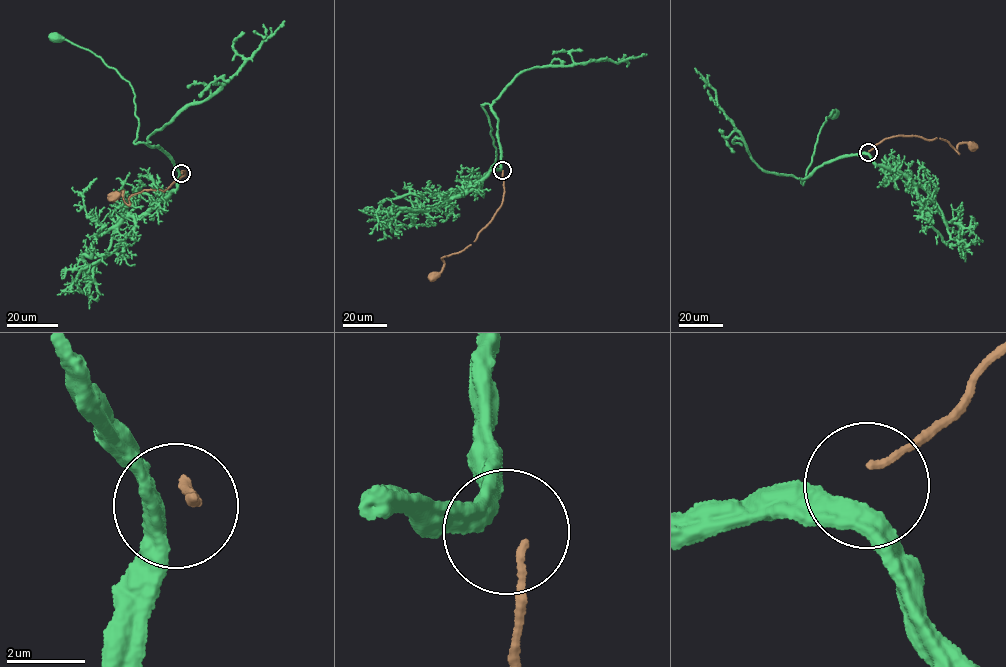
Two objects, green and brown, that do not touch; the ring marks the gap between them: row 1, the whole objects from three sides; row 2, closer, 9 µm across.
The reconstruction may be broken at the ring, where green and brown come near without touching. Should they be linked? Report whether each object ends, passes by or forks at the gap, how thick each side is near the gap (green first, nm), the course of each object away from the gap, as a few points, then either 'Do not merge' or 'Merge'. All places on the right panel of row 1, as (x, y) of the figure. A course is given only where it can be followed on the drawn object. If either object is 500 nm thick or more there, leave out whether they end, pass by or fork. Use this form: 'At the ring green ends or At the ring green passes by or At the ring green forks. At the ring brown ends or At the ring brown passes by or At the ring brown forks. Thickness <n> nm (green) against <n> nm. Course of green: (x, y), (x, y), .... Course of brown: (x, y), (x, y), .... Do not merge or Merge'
Thickness 500 nm (green) against 190 nm. Course of green: (868, 153), (824, 163), (804, 178), (801, 181), (803, 184), (818, 133), (832, 110), (834, 114). Course of brown: (868, 151), (884, 139), (901, 135), (946, 140), (959, 153), (958, 144), (972, 146). Do not merge

